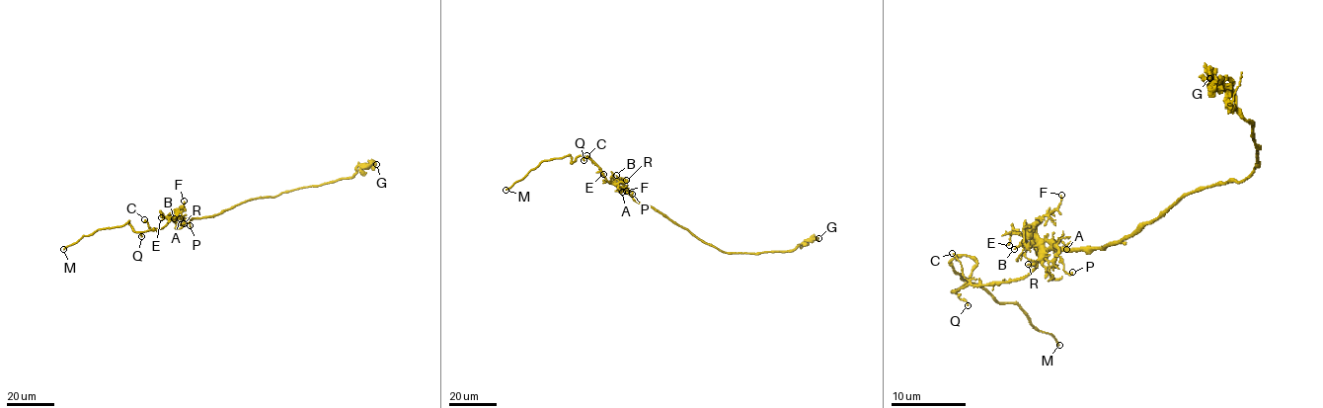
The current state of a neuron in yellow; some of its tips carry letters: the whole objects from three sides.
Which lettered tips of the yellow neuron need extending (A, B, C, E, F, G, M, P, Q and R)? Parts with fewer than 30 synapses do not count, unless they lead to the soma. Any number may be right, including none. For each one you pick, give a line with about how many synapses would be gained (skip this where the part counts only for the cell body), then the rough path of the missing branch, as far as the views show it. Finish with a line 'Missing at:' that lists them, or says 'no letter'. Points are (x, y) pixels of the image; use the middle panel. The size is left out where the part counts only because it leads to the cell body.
Missing at: M

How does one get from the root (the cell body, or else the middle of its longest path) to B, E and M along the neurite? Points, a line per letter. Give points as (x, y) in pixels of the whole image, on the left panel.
B: (208, 216), (178, 218), (172, 214), (175, 210), (177, 215), (174, 218)
E: (208, 216), (167, 219), (161, 212), (161, 217)
M: (208, 216), (173, 218), (161, 228), (144, 231), (135, 231), (129, 220), (83, 235), (63, 249)

